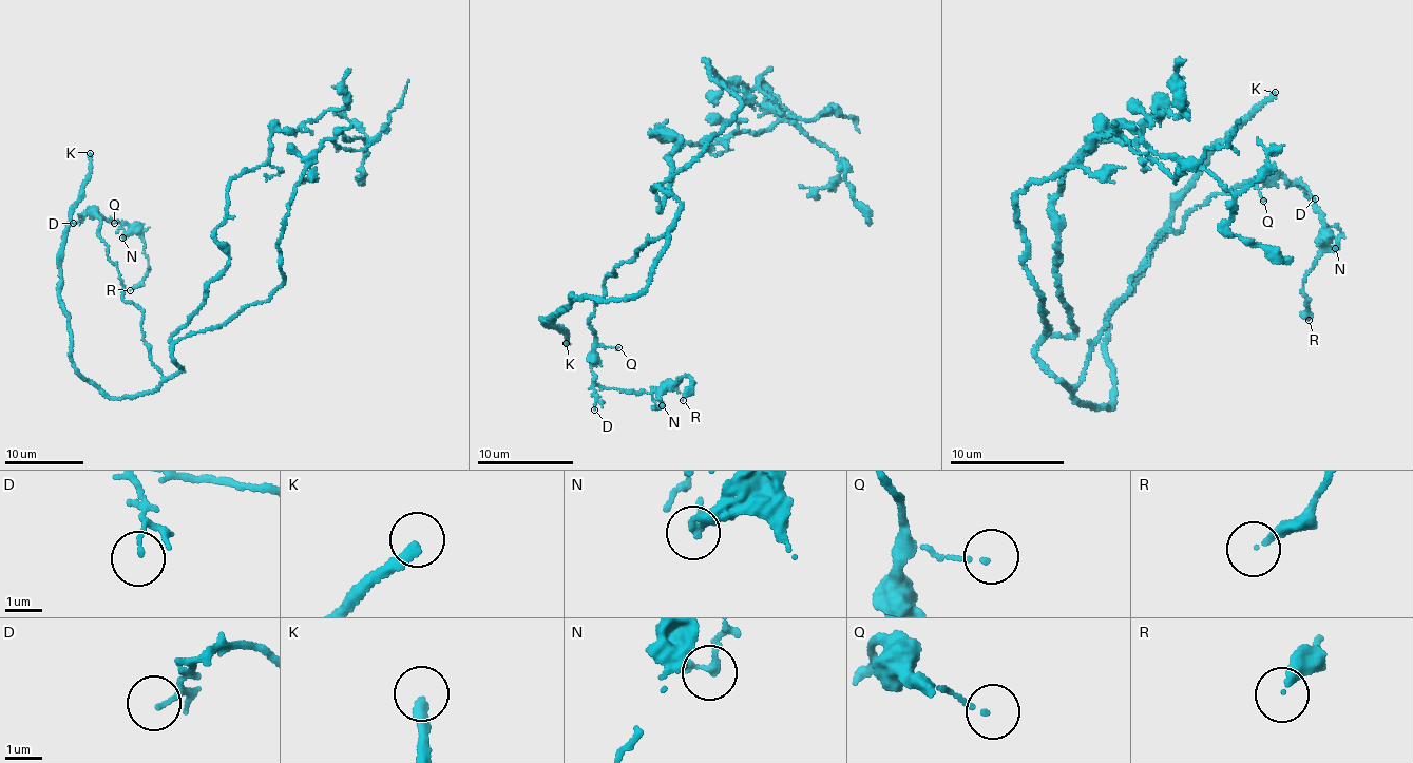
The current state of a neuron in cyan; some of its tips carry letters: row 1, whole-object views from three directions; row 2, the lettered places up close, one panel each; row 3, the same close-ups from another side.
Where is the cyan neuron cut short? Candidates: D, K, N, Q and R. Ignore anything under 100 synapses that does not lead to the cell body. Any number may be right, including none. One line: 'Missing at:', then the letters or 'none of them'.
Missing at: K

